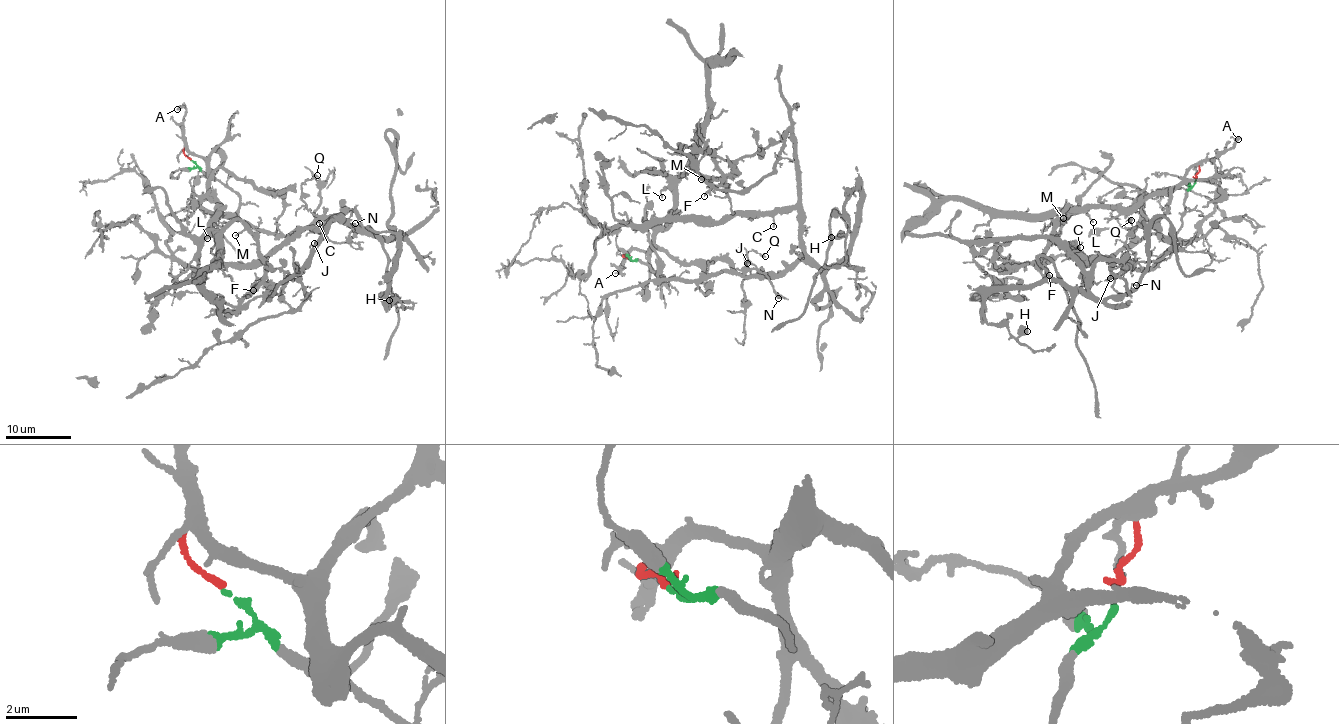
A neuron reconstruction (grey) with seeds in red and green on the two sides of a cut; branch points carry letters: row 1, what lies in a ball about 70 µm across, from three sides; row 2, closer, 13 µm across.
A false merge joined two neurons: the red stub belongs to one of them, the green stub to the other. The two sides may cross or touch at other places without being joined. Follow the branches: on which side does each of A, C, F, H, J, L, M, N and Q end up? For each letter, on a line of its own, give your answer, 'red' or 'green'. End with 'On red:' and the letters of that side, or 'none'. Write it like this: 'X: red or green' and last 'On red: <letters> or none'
A: red
C: green
F: red
H: green
J: green
L: red
M: red
N: green
Q: green
On red: A, F, L, M

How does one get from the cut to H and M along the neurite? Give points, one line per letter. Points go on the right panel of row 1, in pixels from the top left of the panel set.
H: (1195, 178), (1174, 244), (1150, 269), (1098, 261), (1083, 294), (1042, 280), (985, 298), (984, 321), (1027, 331)
M: (1195, 178), (1197, 165), (1177, 185), (1151, 192), (1128, 207), (1086, 204), (1064, 209), (1065, 205), (1063, 219)

